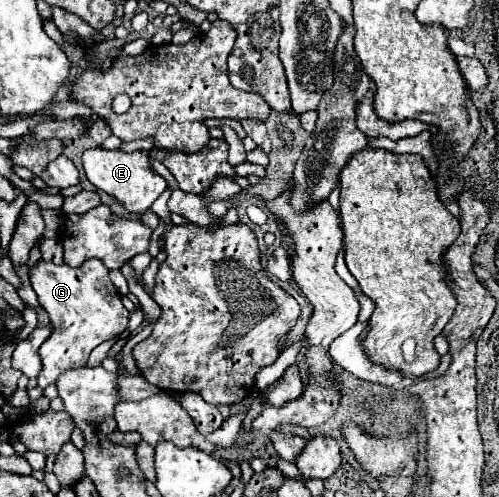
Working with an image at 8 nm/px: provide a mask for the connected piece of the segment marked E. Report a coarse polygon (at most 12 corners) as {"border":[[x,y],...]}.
{"border":[[94,147],[82,165],[96,189],[144,213],[168,187],[146,151]]}

